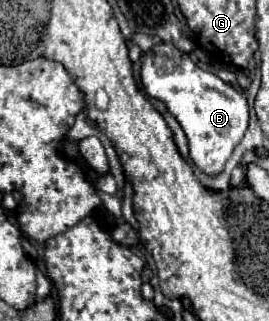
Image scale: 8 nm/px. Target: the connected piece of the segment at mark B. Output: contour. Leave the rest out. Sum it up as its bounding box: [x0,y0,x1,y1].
[141,41,249,177]

